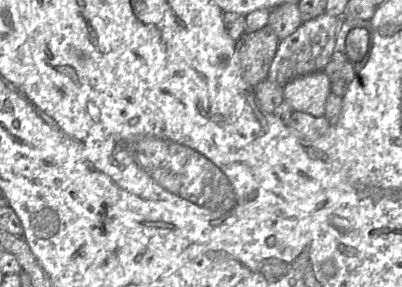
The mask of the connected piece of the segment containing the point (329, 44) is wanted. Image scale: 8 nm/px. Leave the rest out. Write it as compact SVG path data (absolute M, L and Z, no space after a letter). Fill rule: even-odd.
M323 13L310 21L303 22L294 33L280 40L266 79L285 86L295 78L324 71L332 59L342 19Z

